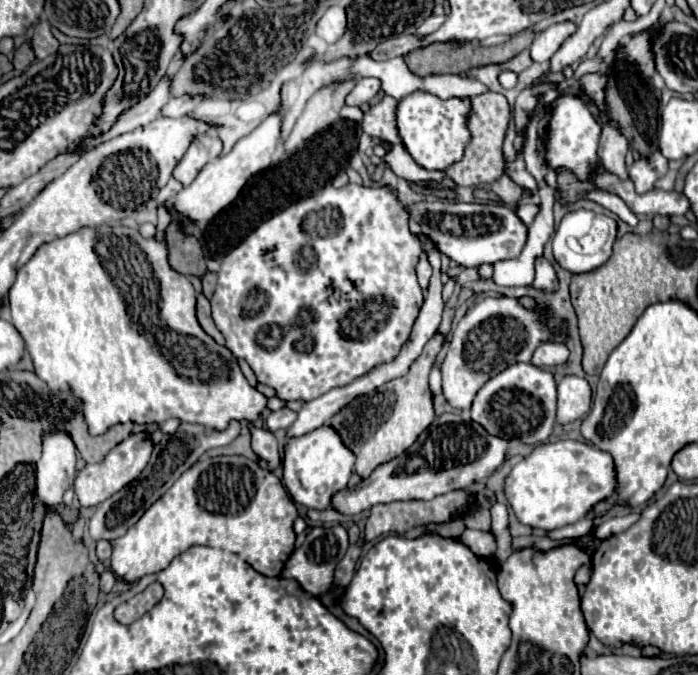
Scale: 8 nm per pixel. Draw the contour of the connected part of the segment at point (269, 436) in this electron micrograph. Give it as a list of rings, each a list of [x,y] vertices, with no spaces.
[[[248,426],[250,434],[252,434],[252,450],[270,464],[270,468],[276,468],[280,464],[280,450],[278,450],[278,442],[274,438],[274,434],[266,428],[256,428],[256,426]]]

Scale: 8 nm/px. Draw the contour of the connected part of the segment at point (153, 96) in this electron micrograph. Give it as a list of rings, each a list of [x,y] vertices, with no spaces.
[[[164,76],[164,78],[160,80],[160,84],[158,84],[144,100],[140,100],[134,108],[126,110],[126,112],[118,118],[118,122],[110,128],[110,132],[106,132],[106,134],[100,136],[100,138],[88,140],[88,142],[86,142],[86,150],[94,148],[94,146],[100,144],[102,140],[108,140],[108,138],[120,136],[120,134],[124,134],[124,132],[130,132],[130,130],[134,130],[134,128],[138,128],[138,126],[150,124],[152,120],[156,120],[156,118],[160,116],[164,104],[166,104],[170,98],[172,98],[170,78]]]

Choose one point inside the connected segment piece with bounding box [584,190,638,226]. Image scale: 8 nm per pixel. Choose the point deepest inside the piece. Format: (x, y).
(609, 201)

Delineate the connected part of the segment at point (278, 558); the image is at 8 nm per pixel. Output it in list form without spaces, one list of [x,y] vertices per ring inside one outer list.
[[[244,456],[204,458],[188,468],[180,476],[180,482],[176,482],[164,496],[160,496],[142,514],[138,524],[134,524],[124,536],[120,536],[120,540],[110,540],[110,568],[118,578],[126,582],[136,582],[146,574],[164,570],[178,554],[186,552],[192,546],[212,546],[242,556],[242,560],[248,562],[262,576],[280,576],[288,556],[294,550],[296,534],[292,530],[292,524],[296,518],[298,510],[292,498],[270,470],[262,470],[256,462]]]

